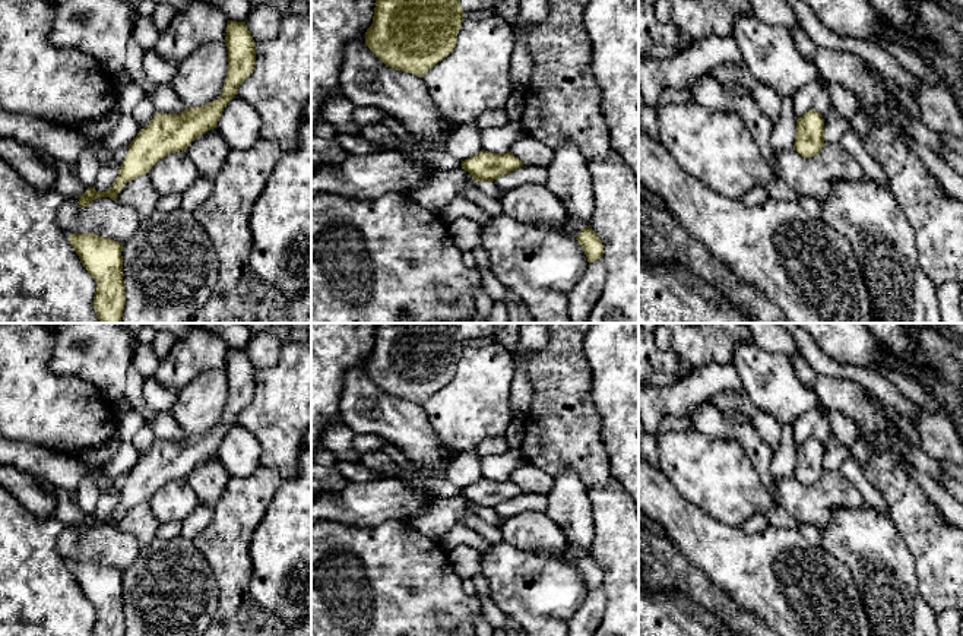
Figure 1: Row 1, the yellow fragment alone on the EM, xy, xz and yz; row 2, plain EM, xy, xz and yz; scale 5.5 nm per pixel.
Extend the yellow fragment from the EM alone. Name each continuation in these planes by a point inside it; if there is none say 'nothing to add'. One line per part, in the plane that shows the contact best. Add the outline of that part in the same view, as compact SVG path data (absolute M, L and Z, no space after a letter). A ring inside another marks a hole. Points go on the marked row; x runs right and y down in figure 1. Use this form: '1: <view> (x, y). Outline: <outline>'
nothing to add

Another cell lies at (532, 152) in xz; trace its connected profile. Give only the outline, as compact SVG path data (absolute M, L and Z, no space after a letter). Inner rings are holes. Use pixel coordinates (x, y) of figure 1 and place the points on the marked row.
M526 135L513 143L510 152L517 156L523 165L541 168L548 168L554 156L554 151L549 146Z

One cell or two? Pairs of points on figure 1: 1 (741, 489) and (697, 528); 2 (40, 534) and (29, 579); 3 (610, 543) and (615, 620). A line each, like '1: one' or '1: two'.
1: one
2: one
3: one

